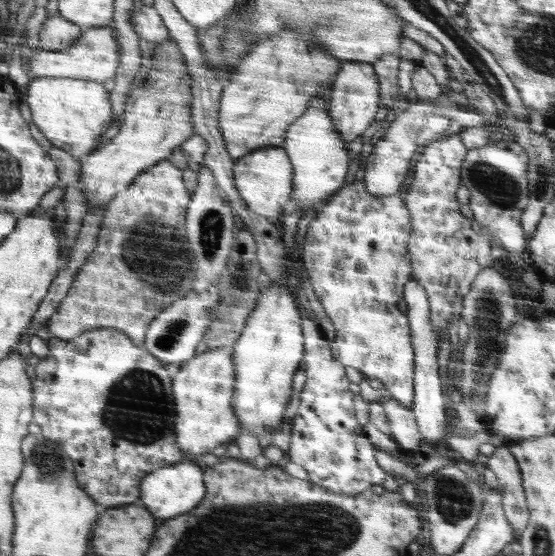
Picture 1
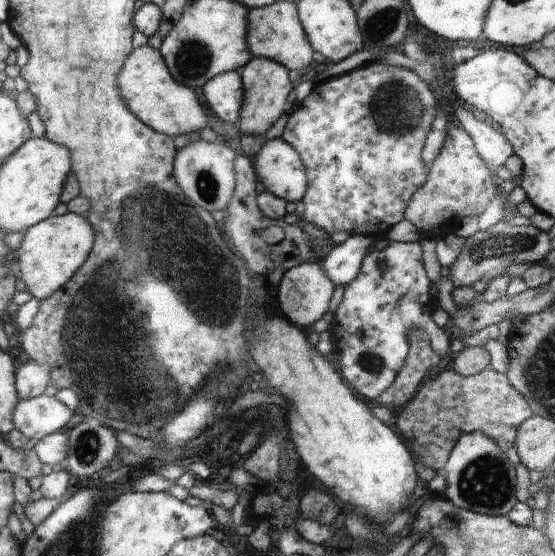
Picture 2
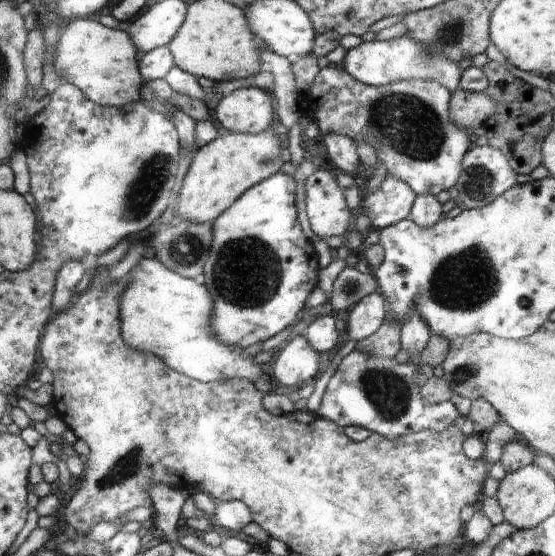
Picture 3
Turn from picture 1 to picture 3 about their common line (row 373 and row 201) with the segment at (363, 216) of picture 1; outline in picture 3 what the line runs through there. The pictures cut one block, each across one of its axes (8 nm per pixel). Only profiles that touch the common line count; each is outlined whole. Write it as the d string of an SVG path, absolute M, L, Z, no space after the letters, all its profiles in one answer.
M386 174L383 176L384 180L378 184L376 190L366 191L363 187L364 193L362 200L362 208L365 214L371 220L371 230L382 231L386 227L393 226L395 223L400 223L402 219L406 219L412 214L413 203L416 202L414 198L414 191L410 190L409 184L404 184L402 180L398 180L397 176Z

